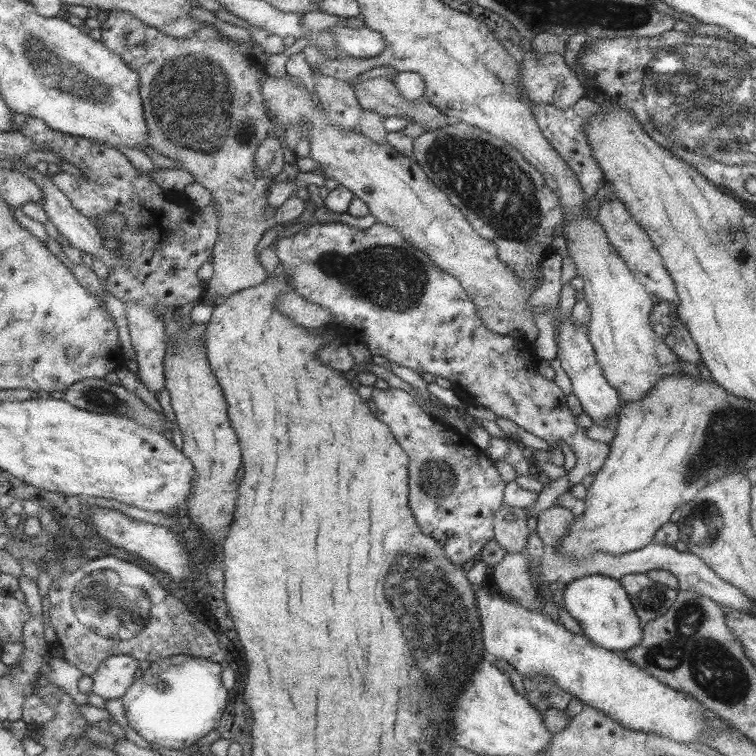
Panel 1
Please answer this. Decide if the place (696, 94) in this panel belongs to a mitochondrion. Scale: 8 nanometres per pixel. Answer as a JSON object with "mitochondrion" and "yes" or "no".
{"mitochondrion":"yes"}

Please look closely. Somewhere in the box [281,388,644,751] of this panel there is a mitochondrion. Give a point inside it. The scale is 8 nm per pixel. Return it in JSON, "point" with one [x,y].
{"point":[436,479]}

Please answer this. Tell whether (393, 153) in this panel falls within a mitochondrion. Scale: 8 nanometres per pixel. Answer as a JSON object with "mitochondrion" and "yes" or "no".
{"mitochondrion":"no"}

